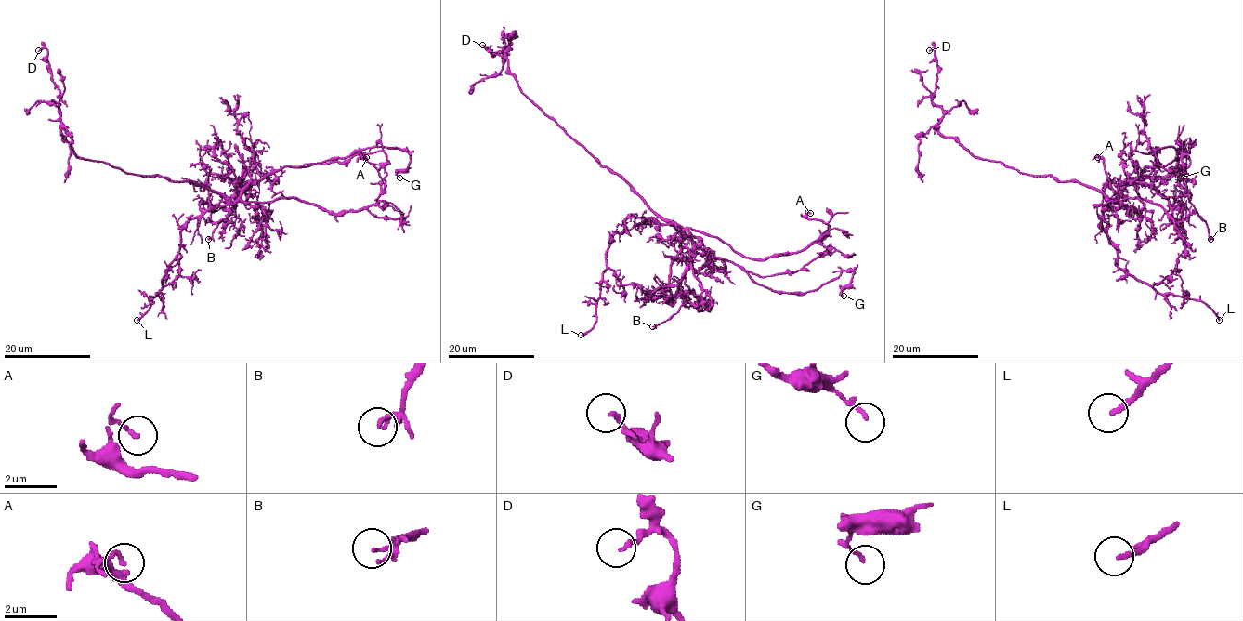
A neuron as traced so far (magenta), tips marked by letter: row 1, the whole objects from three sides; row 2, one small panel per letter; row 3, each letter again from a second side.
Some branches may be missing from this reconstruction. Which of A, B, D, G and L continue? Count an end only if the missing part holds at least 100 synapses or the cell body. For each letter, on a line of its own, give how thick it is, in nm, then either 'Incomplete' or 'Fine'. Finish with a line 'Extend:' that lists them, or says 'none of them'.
A: Thickness 130 nm. Fine
B: Thickness 100 nm. Fine
D: Thickness 150 nm. Fine
G: Thickness 120 nm. Fine
L: Thickness 180 nm. Incomplete
Extend: L

